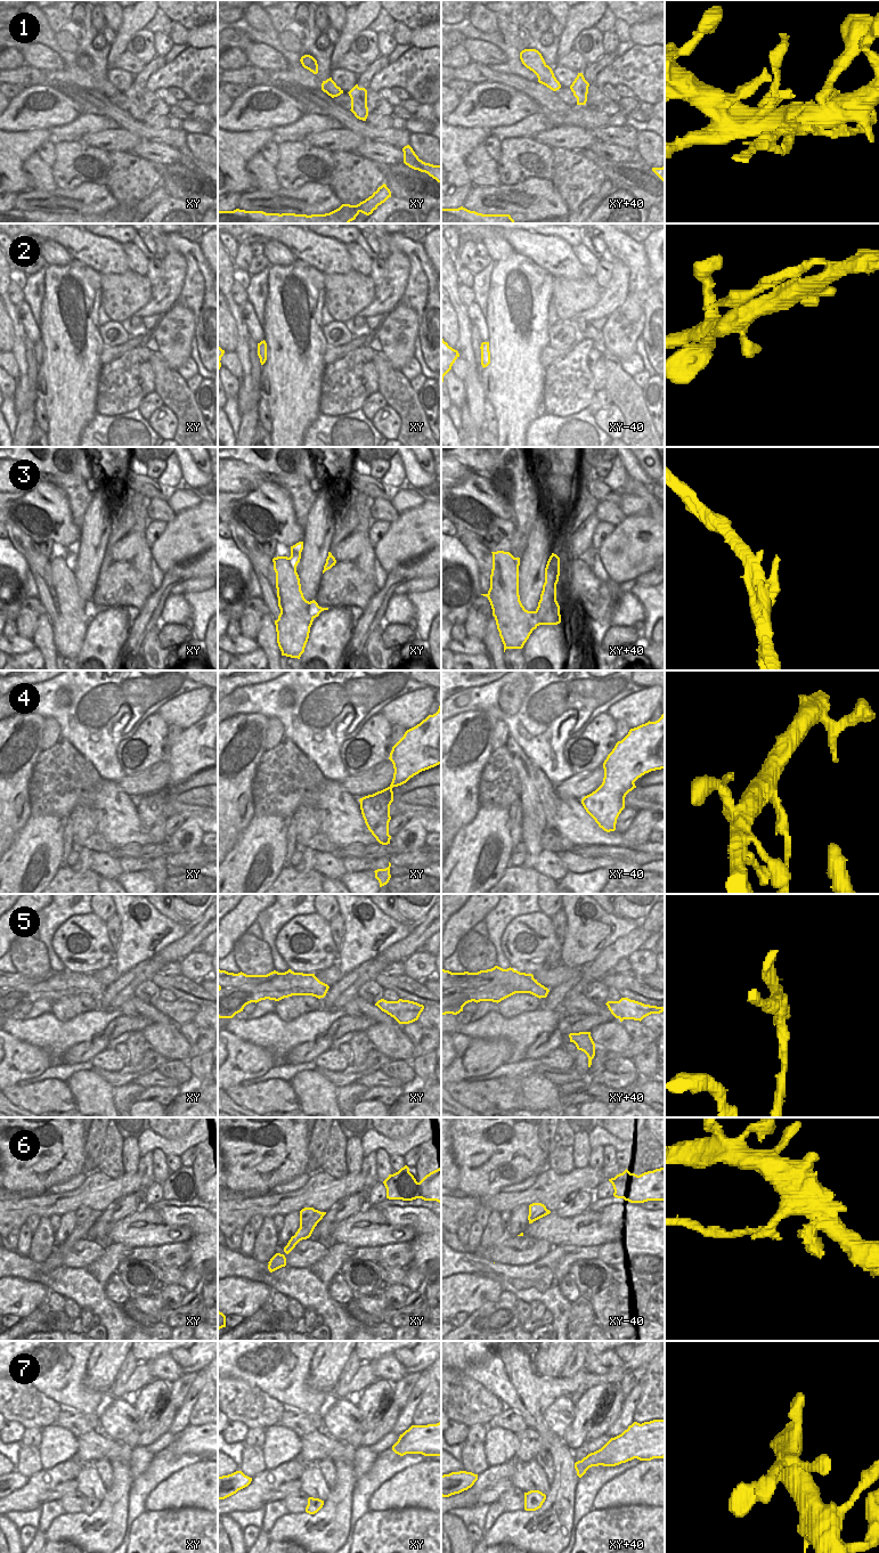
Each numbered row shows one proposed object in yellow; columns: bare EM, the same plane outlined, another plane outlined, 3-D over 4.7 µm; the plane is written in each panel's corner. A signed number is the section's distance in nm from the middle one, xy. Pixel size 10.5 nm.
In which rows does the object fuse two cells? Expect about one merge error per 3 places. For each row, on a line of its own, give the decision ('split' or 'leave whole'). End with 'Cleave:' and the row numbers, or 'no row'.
1: split
2: leave whole
3: split
4: leave whole
5: split
6: split
7: leave whole
Cleave: 1, 3, 5, 6

